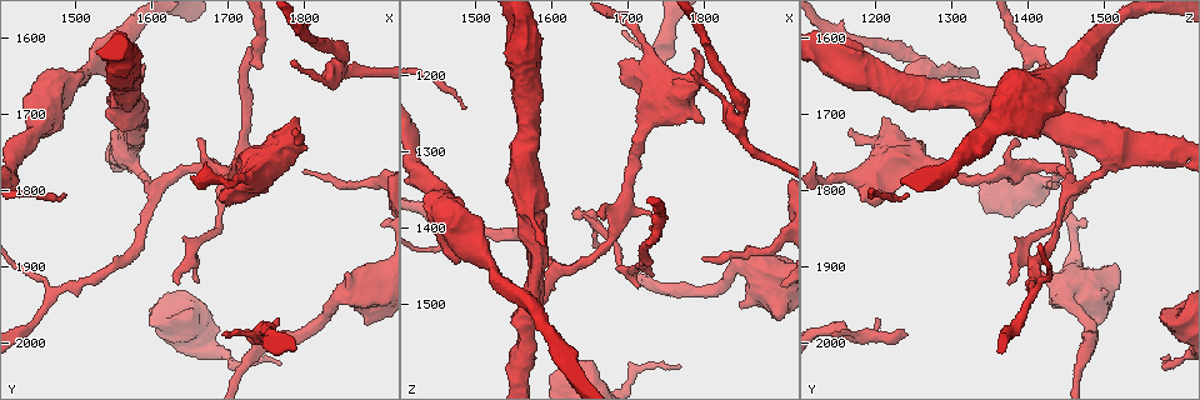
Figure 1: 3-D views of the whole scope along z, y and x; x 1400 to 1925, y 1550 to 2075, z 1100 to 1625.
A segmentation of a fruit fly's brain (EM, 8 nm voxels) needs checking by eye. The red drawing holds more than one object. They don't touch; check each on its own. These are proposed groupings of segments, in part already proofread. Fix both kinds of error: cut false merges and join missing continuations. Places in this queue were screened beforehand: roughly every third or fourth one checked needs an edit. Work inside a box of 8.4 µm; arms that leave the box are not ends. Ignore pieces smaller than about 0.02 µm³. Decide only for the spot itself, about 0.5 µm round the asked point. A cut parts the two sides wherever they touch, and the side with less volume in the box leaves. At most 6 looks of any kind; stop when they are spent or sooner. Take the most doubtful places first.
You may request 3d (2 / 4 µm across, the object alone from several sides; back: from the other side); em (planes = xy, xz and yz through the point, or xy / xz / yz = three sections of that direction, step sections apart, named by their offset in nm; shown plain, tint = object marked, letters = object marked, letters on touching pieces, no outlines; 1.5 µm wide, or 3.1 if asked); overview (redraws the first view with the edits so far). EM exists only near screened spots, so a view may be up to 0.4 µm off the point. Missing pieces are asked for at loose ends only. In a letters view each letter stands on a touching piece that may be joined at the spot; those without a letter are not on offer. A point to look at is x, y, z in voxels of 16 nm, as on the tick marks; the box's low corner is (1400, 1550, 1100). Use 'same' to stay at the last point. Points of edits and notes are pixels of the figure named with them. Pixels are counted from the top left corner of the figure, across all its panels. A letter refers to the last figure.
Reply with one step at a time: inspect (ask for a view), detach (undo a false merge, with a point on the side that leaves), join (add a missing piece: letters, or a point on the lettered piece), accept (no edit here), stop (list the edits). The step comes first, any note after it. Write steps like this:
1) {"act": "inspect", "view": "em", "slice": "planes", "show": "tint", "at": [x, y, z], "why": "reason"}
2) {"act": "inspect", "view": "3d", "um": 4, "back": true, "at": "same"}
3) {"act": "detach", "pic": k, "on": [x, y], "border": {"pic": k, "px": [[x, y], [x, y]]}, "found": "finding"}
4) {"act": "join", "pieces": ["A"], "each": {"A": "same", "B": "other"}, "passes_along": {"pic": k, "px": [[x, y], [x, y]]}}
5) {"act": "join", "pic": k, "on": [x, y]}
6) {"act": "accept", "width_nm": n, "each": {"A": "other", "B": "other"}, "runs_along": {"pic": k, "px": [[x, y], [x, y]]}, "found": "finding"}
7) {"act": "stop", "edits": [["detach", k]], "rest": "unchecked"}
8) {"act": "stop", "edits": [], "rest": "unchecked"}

{"act": "inspect", "view": "em", "slice": "xy", "step": 8, "show": "tint", "at": [1725, 1990, 1240], "why": "an open end"}

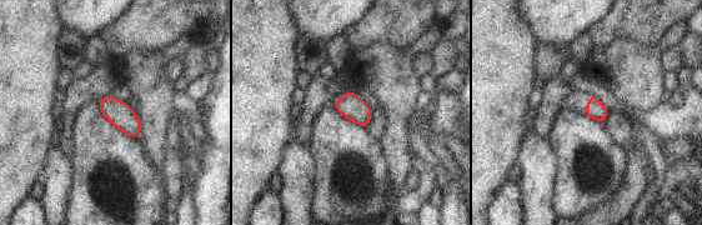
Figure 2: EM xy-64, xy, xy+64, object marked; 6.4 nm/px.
{"act": "inspect", "view": "em", "slice": "planes", "show": "letters", "at": "same"}

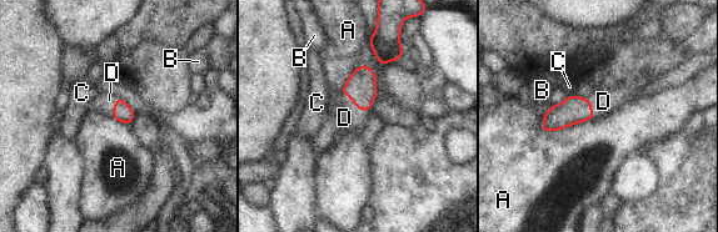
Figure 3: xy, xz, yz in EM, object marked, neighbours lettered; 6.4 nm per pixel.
{"act": "join", "pieces": ["D"], "width_nm": 120, "each": {"A": "other", "B": "other", "C": "other", "D": "same"}, "passes_along": {"pic": 3, "px": [[360, 86], [354, 104], [343, 117]]}, "found": "it goes on there"}

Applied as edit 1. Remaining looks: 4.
{"act": "inspect", "view": "3d", "um": 4, "at": [1640, 1925, 1375], "why": "free end"}

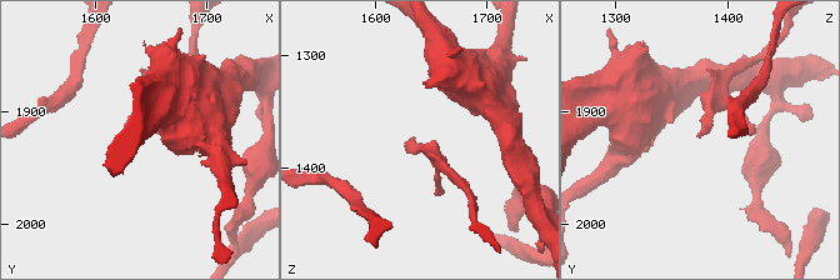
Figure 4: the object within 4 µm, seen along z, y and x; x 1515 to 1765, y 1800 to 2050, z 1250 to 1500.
{"act": "inspect", "view": "em", "slice": "planes", "show": "letters", "at": [1634, 1926, 1374]}

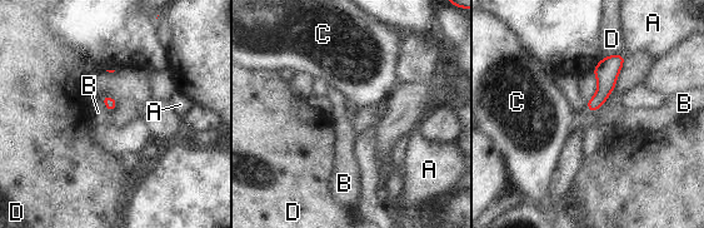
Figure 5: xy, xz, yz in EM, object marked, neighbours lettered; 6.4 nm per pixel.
{"act": "accept", "each": {"A": "other", "B": "other", "C": "other", "D": "other"}, "border": {"pic": 5, "px": [[99, 99], [110, 112]]}, "found": "no lettered piece goes on from it"}

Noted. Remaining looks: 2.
{"act": "inspect", "view": "3d", "um": 4, "back": true, "at": [1710, 1760, 1455], "why": "a narrow waist"}

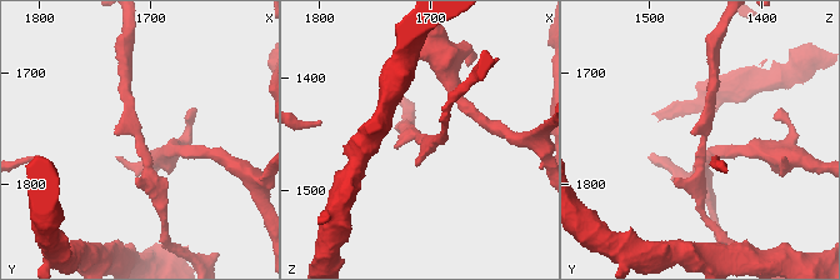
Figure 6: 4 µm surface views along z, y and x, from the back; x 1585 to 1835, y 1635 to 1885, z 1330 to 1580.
{"act": "inspect", "view": "em", "slice": "planes", "show": "letters", "at": [1708, 1762, 1452], "arm_widths_nm": [190, 200]}

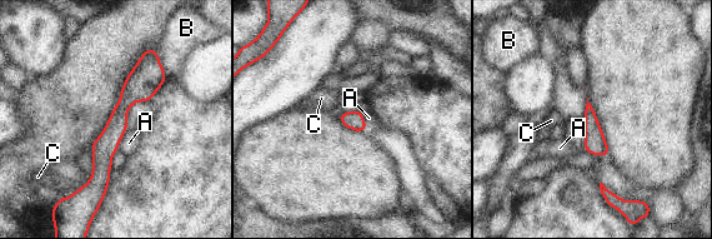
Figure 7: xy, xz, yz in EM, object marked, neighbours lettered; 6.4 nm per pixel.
{"act": "accept", "each": {"A": "other", "B": "other", "C": "other"}, "border": {"pic": 7, "px": [[126, 128], [116, 150]]}, "found": "one cell here"}

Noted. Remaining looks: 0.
{"act": "stop", "edits": [["join", 3]], "rest": "unchecked"}

